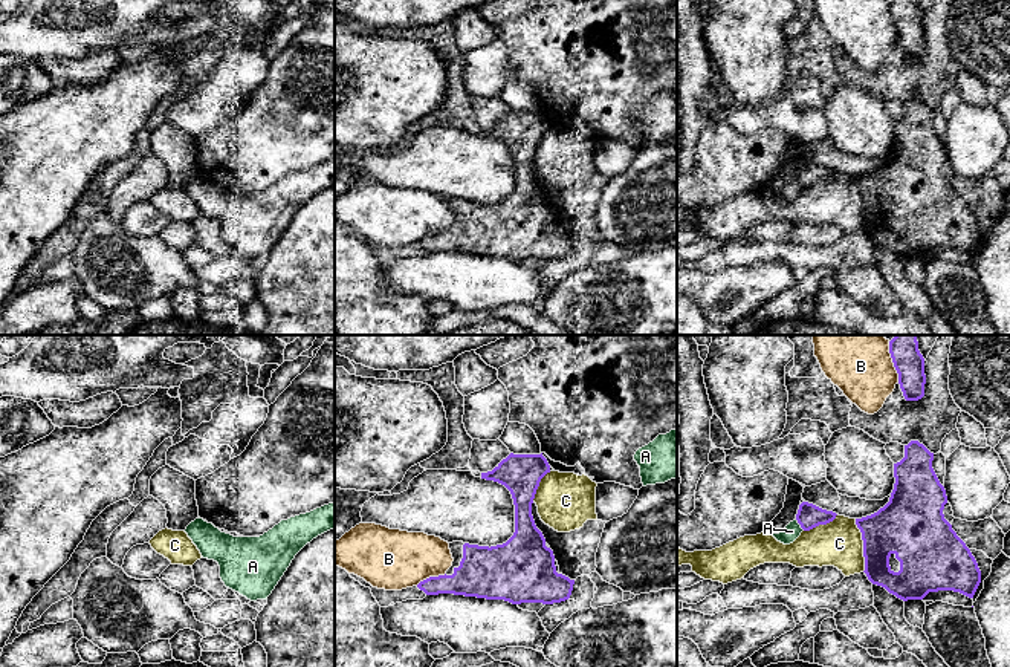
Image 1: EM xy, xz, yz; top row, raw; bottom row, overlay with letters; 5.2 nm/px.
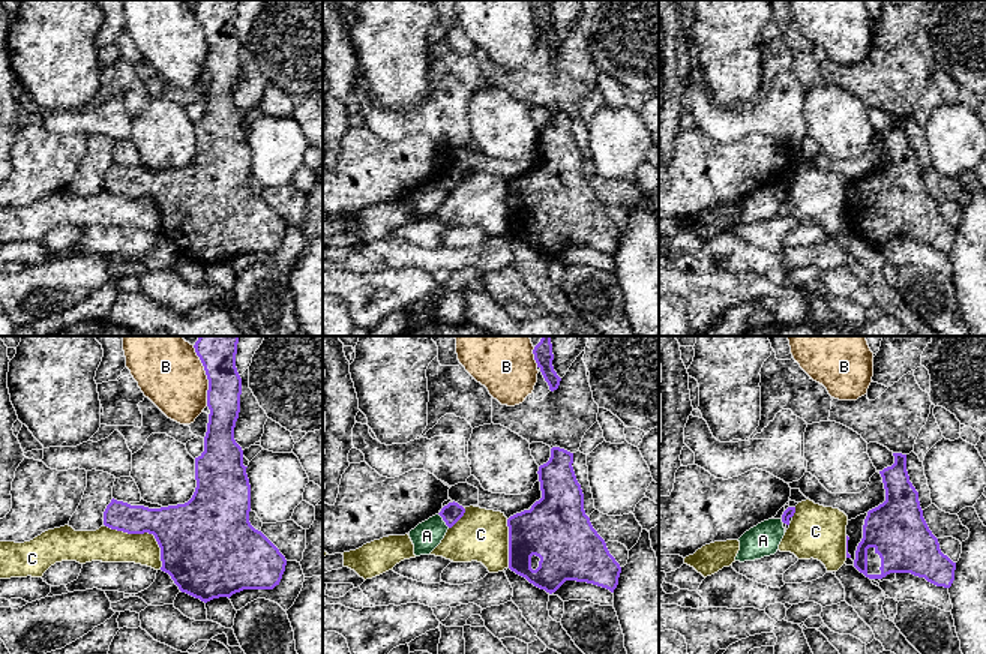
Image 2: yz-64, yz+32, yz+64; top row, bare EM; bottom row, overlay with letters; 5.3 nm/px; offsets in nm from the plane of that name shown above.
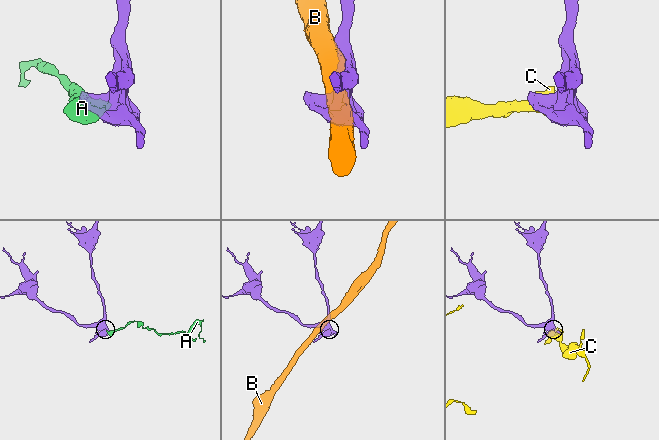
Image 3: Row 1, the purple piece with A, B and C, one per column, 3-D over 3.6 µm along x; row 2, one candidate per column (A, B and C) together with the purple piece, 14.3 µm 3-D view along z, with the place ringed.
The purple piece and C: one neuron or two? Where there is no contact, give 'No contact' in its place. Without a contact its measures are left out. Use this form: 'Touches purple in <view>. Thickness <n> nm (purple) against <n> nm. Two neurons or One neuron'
Touches purple in yz. Thickness 320 nm (purple) against 240 nm. Two neurons

